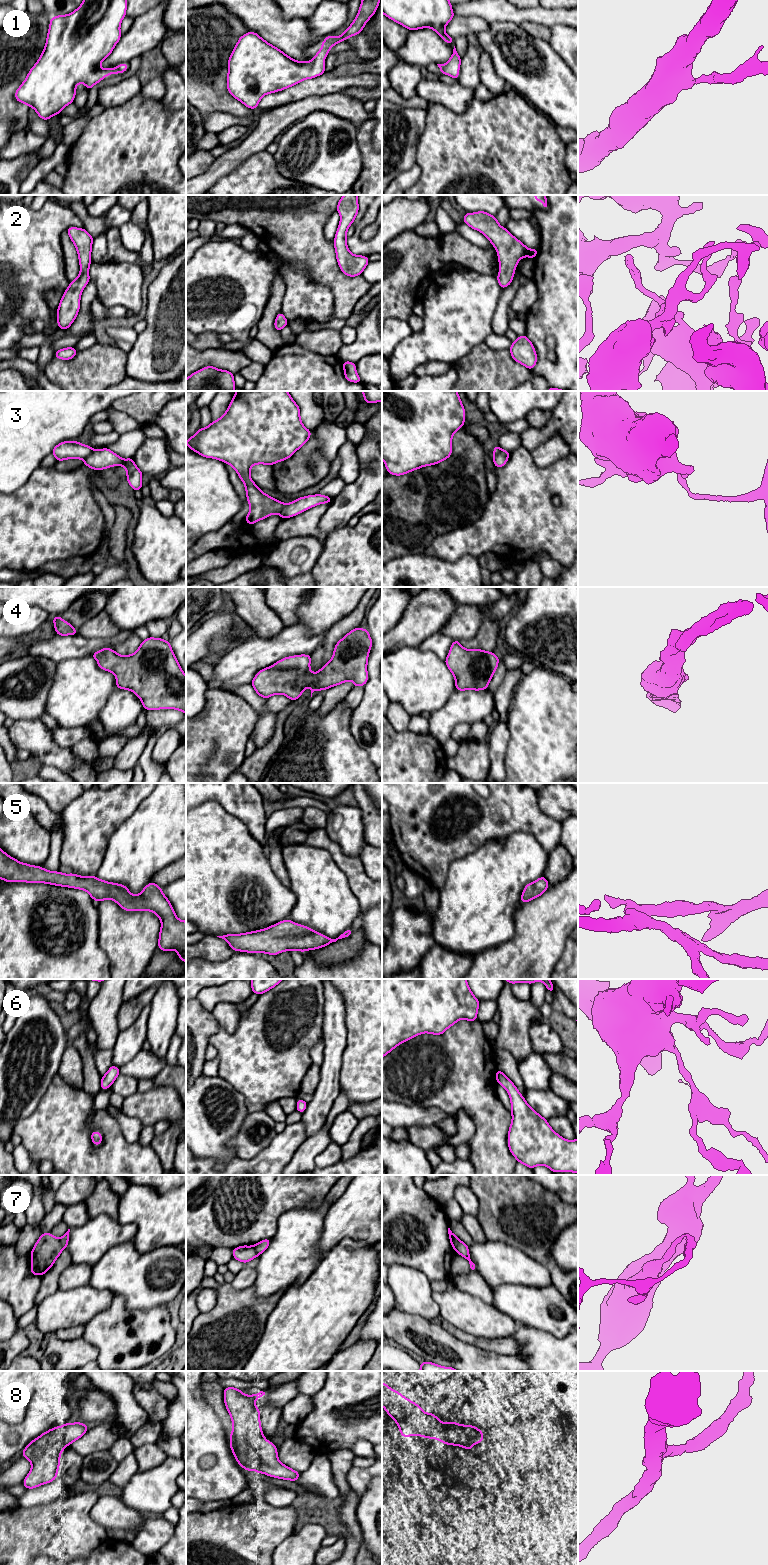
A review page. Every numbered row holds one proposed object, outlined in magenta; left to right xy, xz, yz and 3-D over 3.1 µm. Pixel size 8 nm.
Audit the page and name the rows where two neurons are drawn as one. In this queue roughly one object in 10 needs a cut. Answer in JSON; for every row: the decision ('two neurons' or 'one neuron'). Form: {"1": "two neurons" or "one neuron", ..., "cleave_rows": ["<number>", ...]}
{"1": "one neuron", "2": "one neuron", "3": "two neurons", "4": "one neuron", "5": "one neuron", "6": "one neuron", "7": "two neurons", "8": "one neuron", "cleave_rows": ["3", "7"]}

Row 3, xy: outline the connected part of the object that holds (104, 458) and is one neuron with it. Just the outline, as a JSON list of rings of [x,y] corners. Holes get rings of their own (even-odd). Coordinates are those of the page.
[[[107,447],[92,452],[84,459],[84,465],[96,471],[106,469],[112,466],[124,466],[126,468],[127,482],[134,491],[143,487],[141,481],[143,473],[138,469],[132,457],[124,460]]]

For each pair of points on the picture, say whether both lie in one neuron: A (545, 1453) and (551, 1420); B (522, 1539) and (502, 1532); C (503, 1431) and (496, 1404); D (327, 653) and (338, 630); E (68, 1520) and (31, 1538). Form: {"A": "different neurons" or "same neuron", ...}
{"A": "same neuron", "B": "same neuron", "C": "different neurons", "D": "same neuron", "E": "same neuron"}

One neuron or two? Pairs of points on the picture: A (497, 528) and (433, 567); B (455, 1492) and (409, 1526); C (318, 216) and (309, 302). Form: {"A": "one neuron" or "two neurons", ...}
{"A": "two neurons", "B": "two neurons", "C": "two neurons"}

